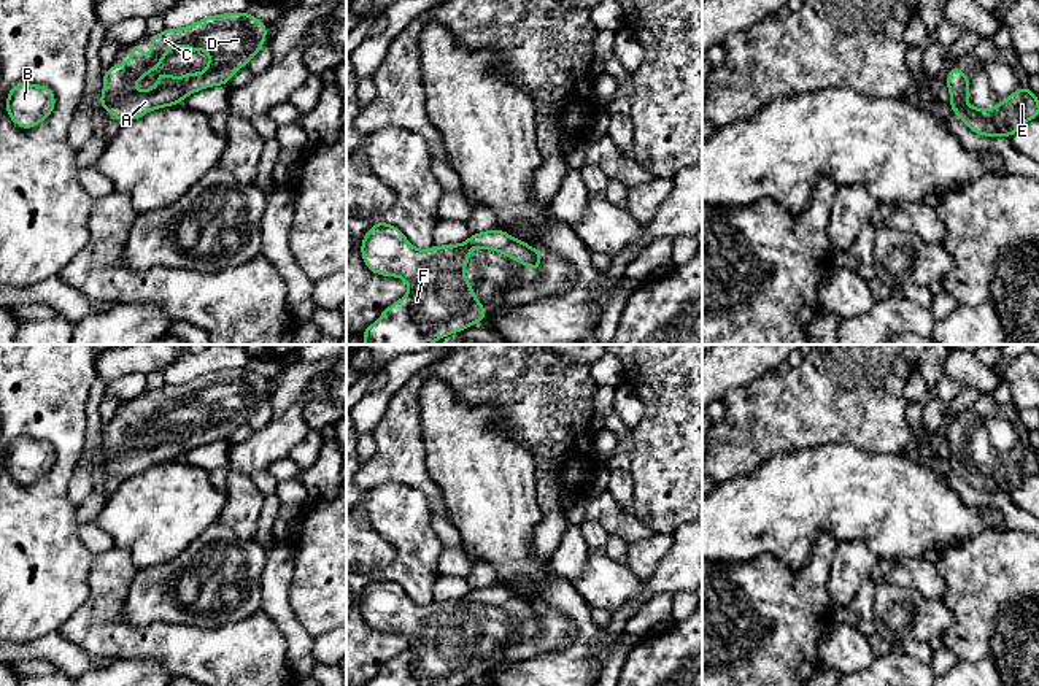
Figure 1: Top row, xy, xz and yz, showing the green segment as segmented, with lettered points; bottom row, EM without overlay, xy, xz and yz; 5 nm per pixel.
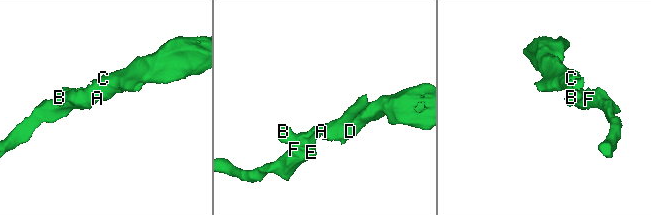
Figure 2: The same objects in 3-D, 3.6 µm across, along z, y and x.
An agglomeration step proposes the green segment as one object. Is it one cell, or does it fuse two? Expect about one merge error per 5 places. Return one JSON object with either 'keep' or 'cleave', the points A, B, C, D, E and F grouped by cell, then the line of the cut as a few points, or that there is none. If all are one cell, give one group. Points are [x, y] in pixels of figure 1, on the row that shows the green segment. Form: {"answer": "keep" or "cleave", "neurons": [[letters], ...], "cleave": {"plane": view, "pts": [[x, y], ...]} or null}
{"answer": "keep", "neurons": [["A", "B", "C", "D", "E", "F"]], "cleave": null}

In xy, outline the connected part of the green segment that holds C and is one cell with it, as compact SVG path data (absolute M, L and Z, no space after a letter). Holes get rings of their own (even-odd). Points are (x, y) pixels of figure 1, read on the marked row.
M248 11L214 14L183 29L165 29L151 35L149 60L143 56L141 46L133 43L126 64L116 62L111 70L102 73L103 92L98 103L122 122L178 105L205 87L226 86L232 75L262 49L265 38L267 25ZM176 44L194 52L207 49L208 68L200 73L184 71L181 79L159 73L154 87L135 91L133 84L156 70Z

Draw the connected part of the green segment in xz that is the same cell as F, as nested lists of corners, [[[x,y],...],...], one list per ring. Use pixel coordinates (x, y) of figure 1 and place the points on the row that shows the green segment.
[[[377,221],[364,235],[361,256],[372,273],[402,278],[408,284],[405,297],[389,305],[381,316],[361,335],[365,345],[432,345],[440,338],[458,333],[488,318],[485,306],[477,300],[472,283],[465,279],[464,268],[473,248],[491,249],[529,265],[539,273],[543,252],[510,233],[491,229],[470,235],[459,245],[434,245],[429,249],[416,249],[404,232],[388,222]]]

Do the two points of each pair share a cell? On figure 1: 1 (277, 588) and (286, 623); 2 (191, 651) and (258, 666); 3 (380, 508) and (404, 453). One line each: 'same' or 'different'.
1: same
2: same
3: different

